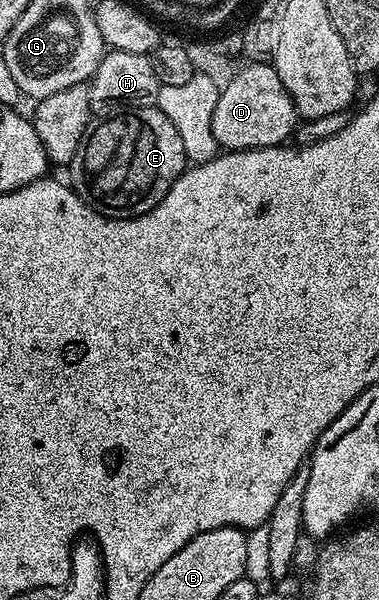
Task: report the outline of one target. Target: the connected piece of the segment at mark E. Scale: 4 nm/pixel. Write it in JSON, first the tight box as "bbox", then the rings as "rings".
{"bbox":[68,106,187,220],"rings":[[[155,106],[120,108],[91,115],[80,138],[80,146],[76,146],[72,162],[68,165],[68,183],[85,204],[91,204],[97,212],[102,212],[105,216],[115,216],[117,220],[123,220],[155,208],[164,198],[164,194],[168,194],[172,182],[176,182],[176,178],[187,167],[183,139],[166,114]]]}

